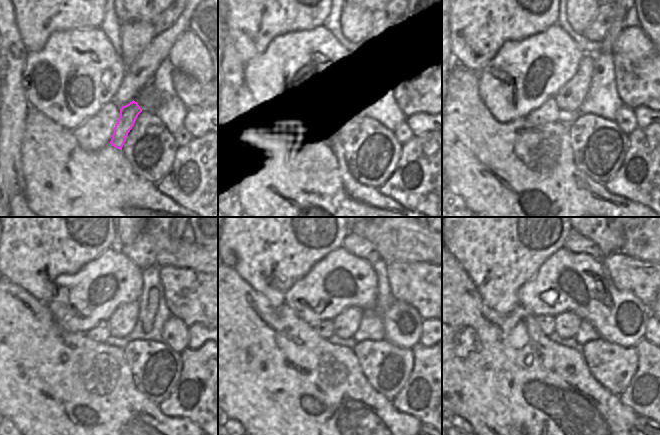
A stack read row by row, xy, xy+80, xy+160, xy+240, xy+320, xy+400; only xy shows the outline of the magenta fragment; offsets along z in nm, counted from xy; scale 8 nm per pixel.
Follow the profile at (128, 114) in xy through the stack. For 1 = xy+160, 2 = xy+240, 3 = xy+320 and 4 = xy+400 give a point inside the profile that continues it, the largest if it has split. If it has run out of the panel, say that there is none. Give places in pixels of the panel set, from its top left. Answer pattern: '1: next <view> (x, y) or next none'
1: next xy+160 (617, 26)
2: next xy+240 (175, 237)
3: next none
4: next none

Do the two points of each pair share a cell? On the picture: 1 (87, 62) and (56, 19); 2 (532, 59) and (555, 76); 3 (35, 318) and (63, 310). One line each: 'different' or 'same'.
1: different
2: same
3: different

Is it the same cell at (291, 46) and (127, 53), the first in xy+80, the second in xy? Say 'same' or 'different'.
different

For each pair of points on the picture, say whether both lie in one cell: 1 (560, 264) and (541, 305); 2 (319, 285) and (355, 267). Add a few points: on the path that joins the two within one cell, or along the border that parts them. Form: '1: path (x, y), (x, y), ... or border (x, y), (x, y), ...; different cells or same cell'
1: path (551, 274), (537, 288), (537, 295); same cell
2: path (324, 275), (335, 266), (343, 265), (345, 267); same cell

